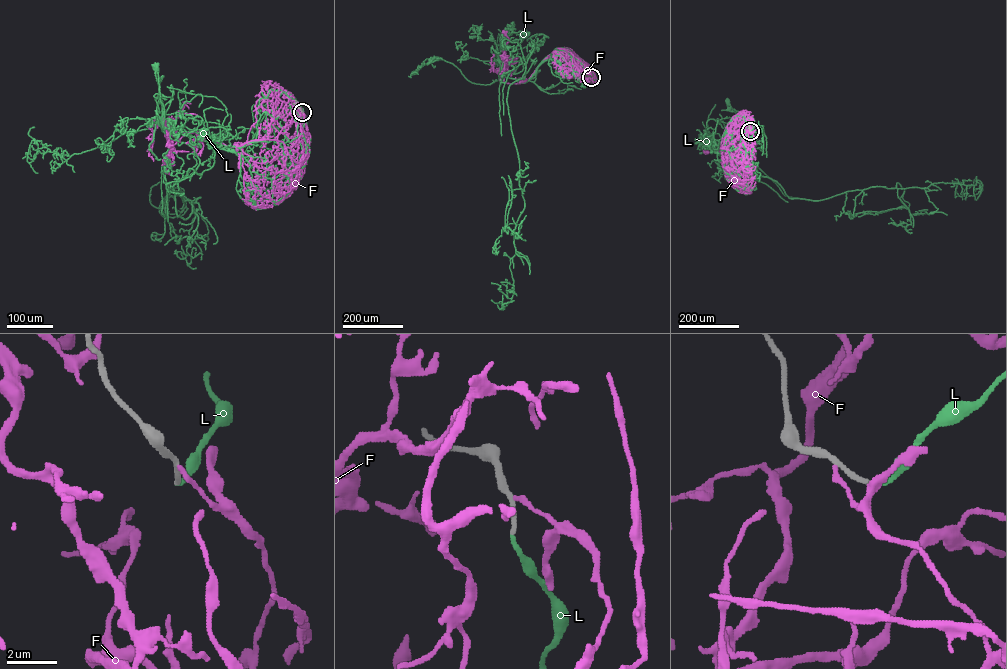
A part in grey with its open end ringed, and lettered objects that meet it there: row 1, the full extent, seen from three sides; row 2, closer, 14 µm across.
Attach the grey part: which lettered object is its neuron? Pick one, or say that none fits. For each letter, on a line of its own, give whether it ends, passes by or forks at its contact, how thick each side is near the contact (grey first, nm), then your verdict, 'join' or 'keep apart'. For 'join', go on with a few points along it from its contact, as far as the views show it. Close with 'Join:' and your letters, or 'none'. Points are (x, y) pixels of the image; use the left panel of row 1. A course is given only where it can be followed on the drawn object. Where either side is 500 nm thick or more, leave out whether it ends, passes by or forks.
F: it ends; calibres 240 and 200 nm; keep apart
L: it ends; calibres 190 and 180 nm; join; course (302, 112), (271, 89), (259, 100), (256, 139), (244, 146), (167, 135), (156, 67)
Join: L

